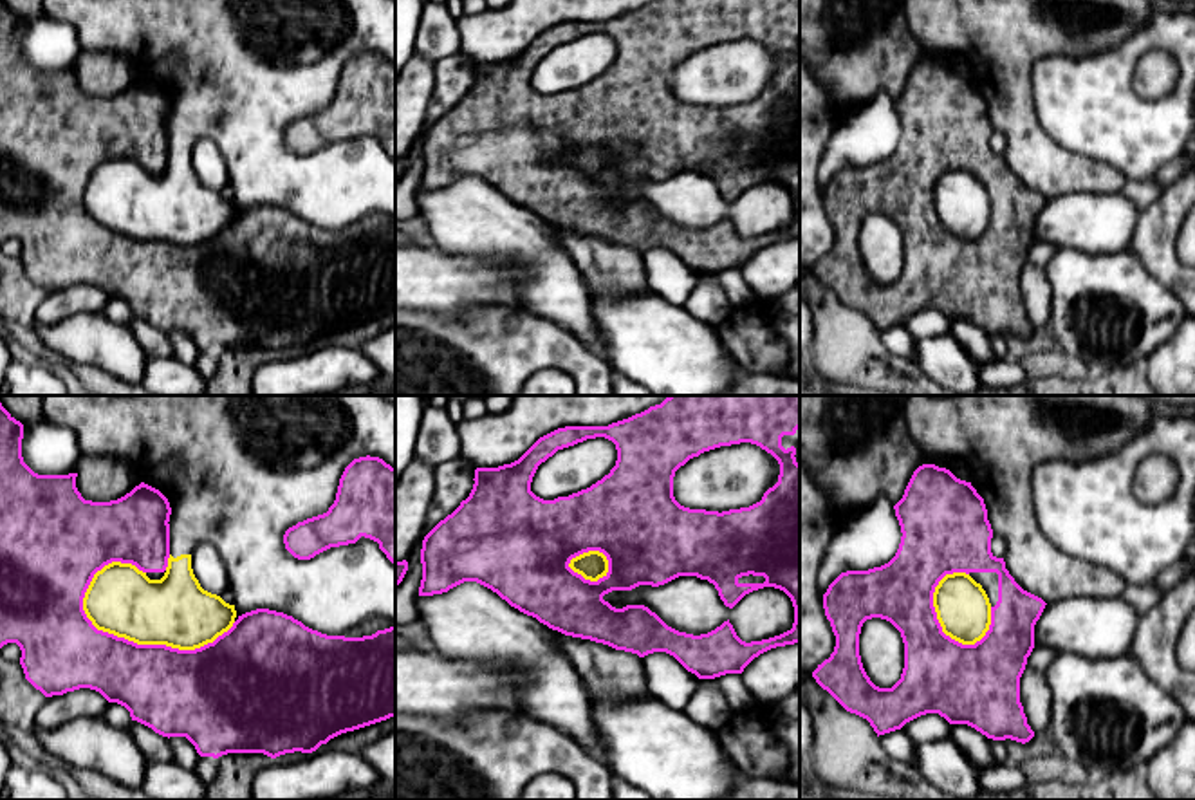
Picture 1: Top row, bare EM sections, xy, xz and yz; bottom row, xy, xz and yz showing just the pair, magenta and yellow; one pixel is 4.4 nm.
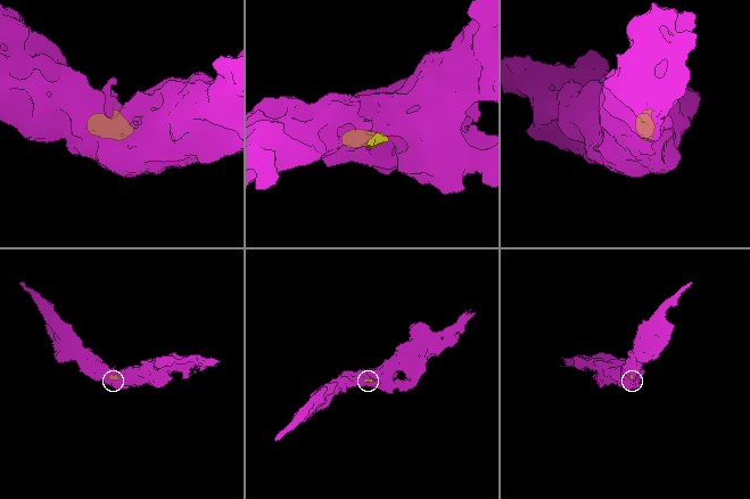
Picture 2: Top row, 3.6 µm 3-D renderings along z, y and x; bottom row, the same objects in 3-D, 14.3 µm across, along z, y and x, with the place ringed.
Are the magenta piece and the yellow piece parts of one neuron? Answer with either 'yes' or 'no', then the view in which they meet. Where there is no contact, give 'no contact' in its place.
no | xy

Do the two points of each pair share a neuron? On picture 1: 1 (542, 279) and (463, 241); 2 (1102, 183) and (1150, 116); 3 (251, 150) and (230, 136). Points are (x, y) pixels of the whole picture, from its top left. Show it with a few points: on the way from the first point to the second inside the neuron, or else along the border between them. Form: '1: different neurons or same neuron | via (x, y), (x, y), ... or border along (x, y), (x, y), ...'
1: same neuron | via (526, 259), (508, 241), (482, 241)
2: different neurons | border along (1073, 150), (1112, 165), (1127, 179)
3: same neuron | via (246, 145), (235, 136)

